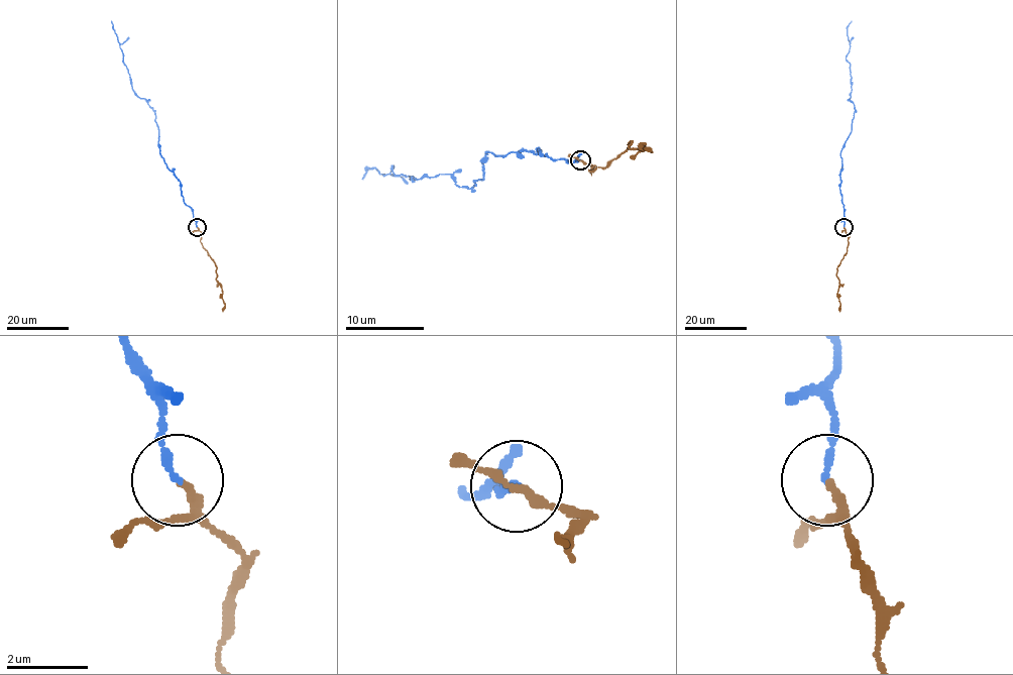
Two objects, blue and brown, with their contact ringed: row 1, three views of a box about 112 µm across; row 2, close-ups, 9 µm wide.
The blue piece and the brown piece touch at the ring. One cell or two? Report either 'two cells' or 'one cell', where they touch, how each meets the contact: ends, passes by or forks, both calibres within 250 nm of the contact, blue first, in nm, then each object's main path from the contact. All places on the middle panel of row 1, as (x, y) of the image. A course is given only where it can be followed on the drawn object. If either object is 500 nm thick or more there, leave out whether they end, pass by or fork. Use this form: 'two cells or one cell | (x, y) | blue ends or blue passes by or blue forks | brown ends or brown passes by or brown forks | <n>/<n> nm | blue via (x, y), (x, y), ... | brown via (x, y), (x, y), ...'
one cell | (580, 160) | blue ends | brown passes by | 150/140 nm | blue via (581, 159), (486, 151), (470, 189), (449, 174), (416, 180), (391, 165), (383, 176), (368, 167), (362, 180) | brown via (581, 159), (592, 172), (606, 165), (631, 142), (629, 145), (638, 149), (644, 144), (650, 149), (646, 149)

